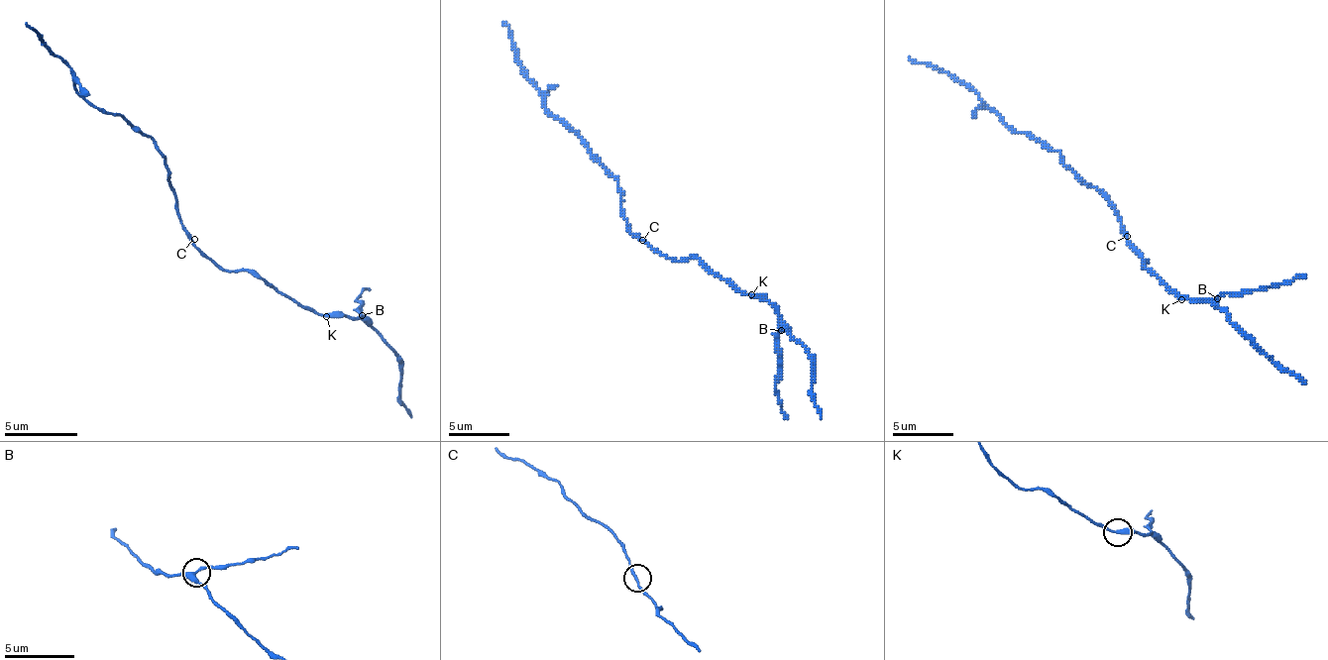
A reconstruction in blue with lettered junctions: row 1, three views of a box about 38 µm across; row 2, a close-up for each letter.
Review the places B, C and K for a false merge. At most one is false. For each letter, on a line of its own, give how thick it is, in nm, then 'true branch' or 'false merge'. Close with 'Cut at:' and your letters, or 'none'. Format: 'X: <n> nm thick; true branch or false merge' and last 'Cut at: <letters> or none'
B: 320 nm thick; false merge
C: 190 nm thick; true branch
K: 280 nm thick; true branch
Cut at: B

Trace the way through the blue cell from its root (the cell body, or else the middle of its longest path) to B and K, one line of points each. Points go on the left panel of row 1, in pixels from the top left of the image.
B: (190, 239), (223, 269), (260, 275), (281, 294), (300, 305), (307, 305), (315, 312), (363, 316)
K: (190, 239), (223, 269), (260, 275), (293, 301), (307, 305), (315, 312), (326, 316)

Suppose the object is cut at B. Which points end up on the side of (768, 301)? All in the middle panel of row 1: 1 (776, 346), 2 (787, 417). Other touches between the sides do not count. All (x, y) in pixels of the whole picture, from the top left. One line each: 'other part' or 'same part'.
1: other part
2: other part

